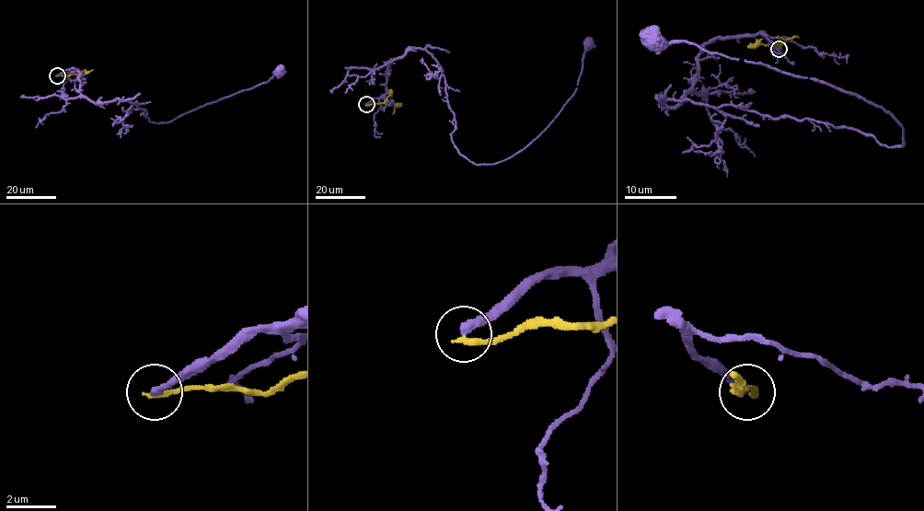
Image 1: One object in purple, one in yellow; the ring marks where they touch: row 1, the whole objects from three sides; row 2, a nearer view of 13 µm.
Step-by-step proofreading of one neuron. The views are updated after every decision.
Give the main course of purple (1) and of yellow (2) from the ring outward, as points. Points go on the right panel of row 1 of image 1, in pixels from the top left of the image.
1: (779, 49), (711, 39), (697, 81), (663, 104), (904, 144), (864, 98), (653, 40)
2: (779, 49), (776, 45), (798, 37)

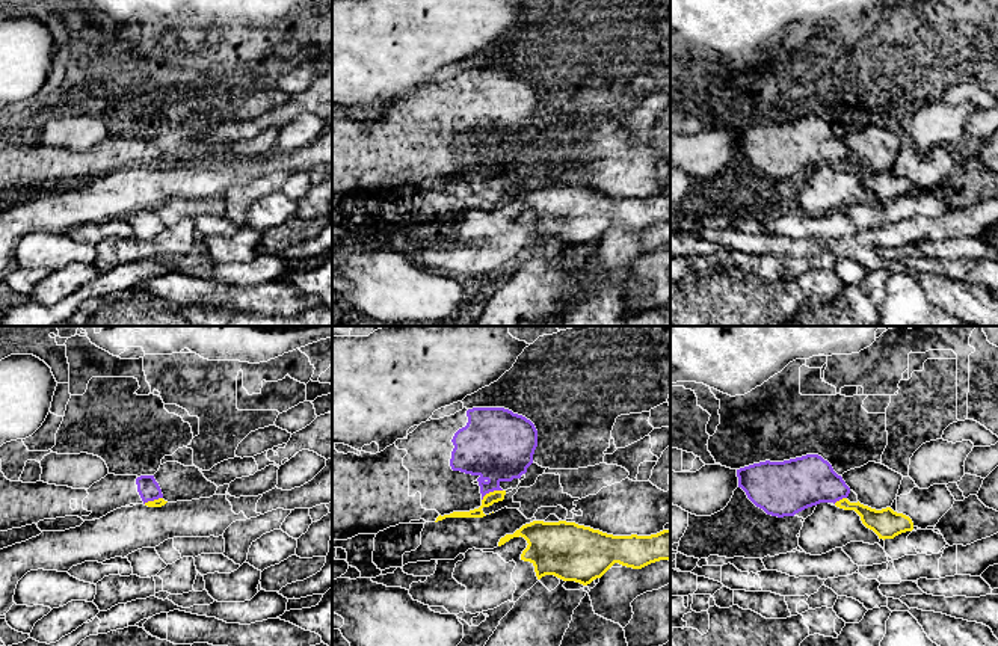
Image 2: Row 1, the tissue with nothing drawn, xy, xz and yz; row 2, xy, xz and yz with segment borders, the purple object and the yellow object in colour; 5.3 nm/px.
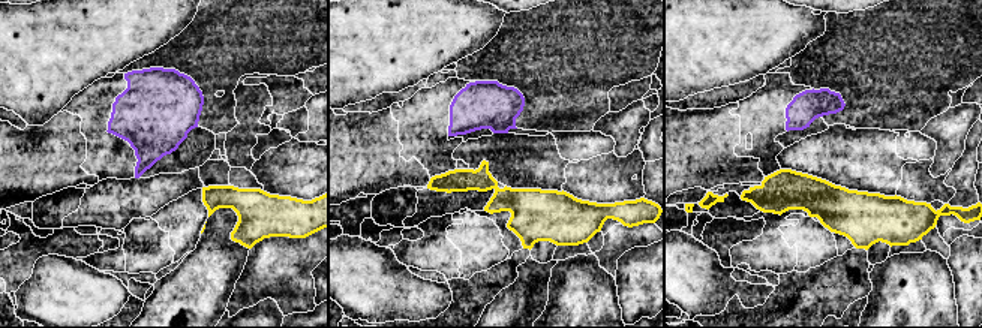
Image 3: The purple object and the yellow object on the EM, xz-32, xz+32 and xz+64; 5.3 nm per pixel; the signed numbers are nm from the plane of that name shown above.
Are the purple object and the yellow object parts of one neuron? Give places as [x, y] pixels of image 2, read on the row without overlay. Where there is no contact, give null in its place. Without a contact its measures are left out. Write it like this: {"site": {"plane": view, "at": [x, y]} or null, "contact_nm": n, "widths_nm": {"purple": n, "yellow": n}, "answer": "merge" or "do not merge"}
{"site": {"plane": "xz", "at": [491, 153]}, "contact_nm": 130, "widths_nm": {"purple": 380, "yellow": 70}, "answer": "do not merge"}

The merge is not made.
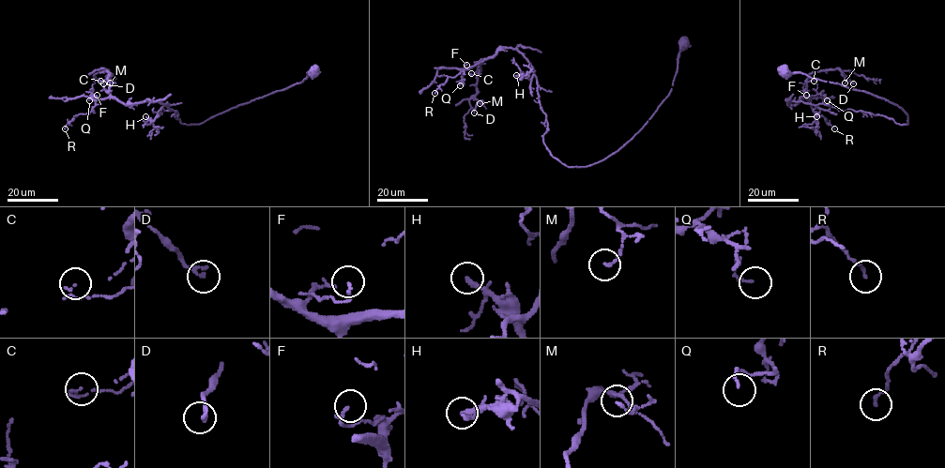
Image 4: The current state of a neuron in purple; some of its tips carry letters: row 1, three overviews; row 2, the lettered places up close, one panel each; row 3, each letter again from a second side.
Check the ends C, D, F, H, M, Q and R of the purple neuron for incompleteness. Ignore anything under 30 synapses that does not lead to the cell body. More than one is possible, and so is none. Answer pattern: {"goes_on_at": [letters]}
{"goes_on_at": []}

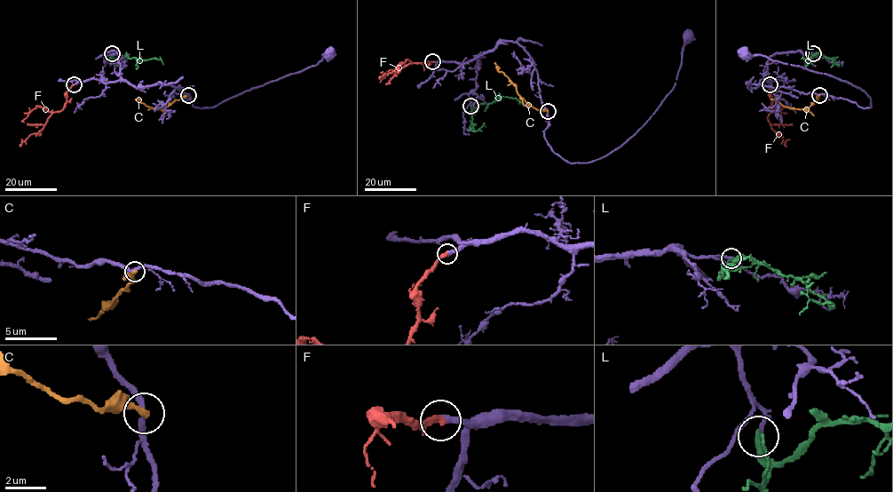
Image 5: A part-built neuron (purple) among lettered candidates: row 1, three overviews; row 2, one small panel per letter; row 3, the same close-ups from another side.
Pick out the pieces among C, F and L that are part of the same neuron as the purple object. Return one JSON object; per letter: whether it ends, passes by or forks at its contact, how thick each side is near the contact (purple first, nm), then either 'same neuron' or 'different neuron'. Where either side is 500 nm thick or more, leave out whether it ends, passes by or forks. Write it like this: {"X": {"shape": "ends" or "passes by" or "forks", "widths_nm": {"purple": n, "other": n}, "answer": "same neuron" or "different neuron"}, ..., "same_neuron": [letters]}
{"C": {"shape": "ends", "widths_nm": {"purple": 200, "other": 280}, "answer": "different neuron"}, "F": {"shape": "ends", "widths_nm": {"purple": 340, "other": 360}, "answer": "same neuron"}, "L": {"shape": "ends", "widths_nm": {"purple": 190, "other": 360}, "answer": "different neuron"}, "same_neuron": ["F"]}

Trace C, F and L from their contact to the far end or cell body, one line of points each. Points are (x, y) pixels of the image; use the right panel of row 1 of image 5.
C: (819, 95), (804, 109), (785, 107), (770, 99)
F: (770, 84), (771, 107), (768, 118), (770, 128), (784, 141), (789, 139)
L: (814, 53), (817, 53), (804, 59), (809, 59), (812, 64)

